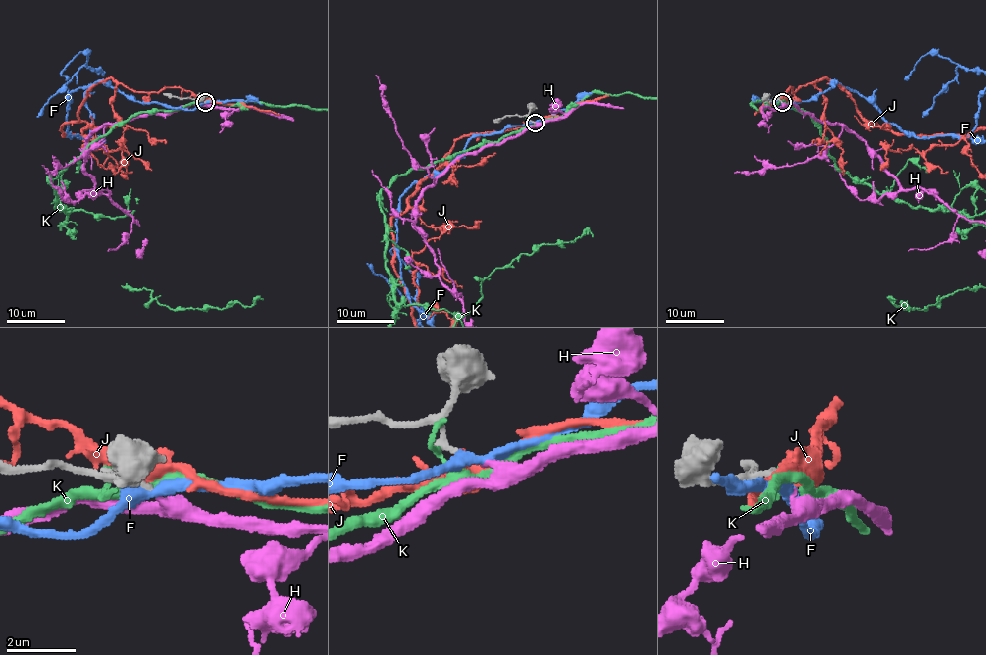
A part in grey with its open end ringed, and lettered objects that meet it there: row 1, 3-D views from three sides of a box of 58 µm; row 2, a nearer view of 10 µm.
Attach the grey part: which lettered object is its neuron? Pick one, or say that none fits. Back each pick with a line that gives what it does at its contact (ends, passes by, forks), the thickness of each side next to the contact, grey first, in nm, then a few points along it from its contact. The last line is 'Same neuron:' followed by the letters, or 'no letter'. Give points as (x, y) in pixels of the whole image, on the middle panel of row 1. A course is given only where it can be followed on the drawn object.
H: it passes by; calibres 150 and 240 nm; course (535, 123), (460, 155), (417, 206), (414, 227), (428, 245), (439, 279), (463, 305), (465, 323)
Same neuron: H

